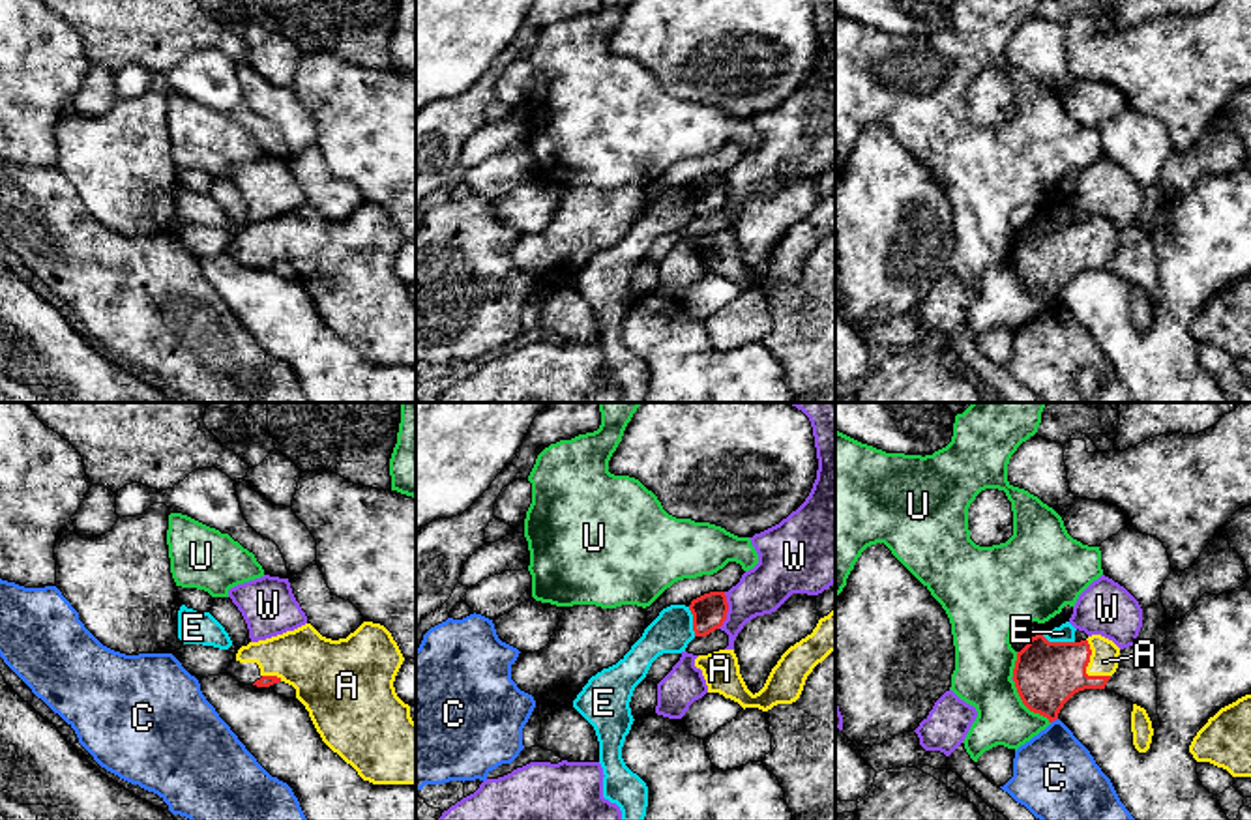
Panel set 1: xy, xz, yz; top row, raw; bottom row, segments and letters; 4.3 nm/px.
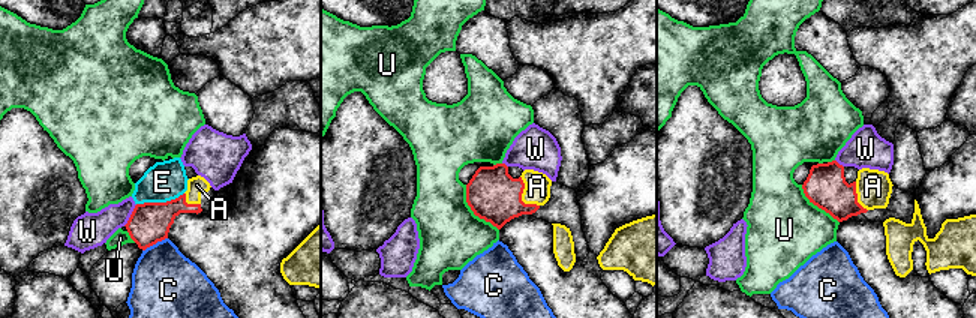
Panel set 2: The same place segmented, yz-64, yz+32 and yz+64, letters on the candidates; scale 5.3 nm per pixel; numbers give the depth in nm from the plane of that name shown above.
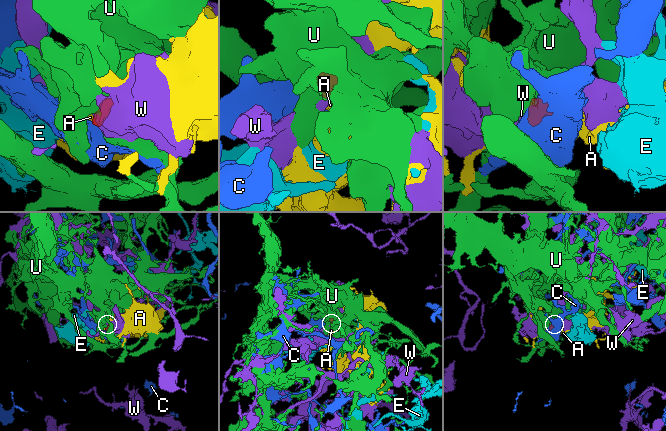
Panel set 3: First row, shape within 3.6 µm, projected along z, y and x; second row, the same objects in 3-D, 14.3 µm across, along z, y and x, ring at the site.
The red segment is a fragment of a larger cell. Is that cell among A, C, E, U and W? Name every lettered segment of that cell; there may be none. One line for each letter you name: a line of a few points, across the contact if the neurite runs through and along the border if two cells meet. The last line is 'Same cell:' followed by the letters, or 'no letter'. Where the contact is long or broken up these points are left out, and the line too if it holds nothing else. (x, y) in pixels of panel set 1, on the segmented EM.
A: line yz (1047, 674), (1066, 667), (1087, 665), (1103, 661)
Same cell: A

